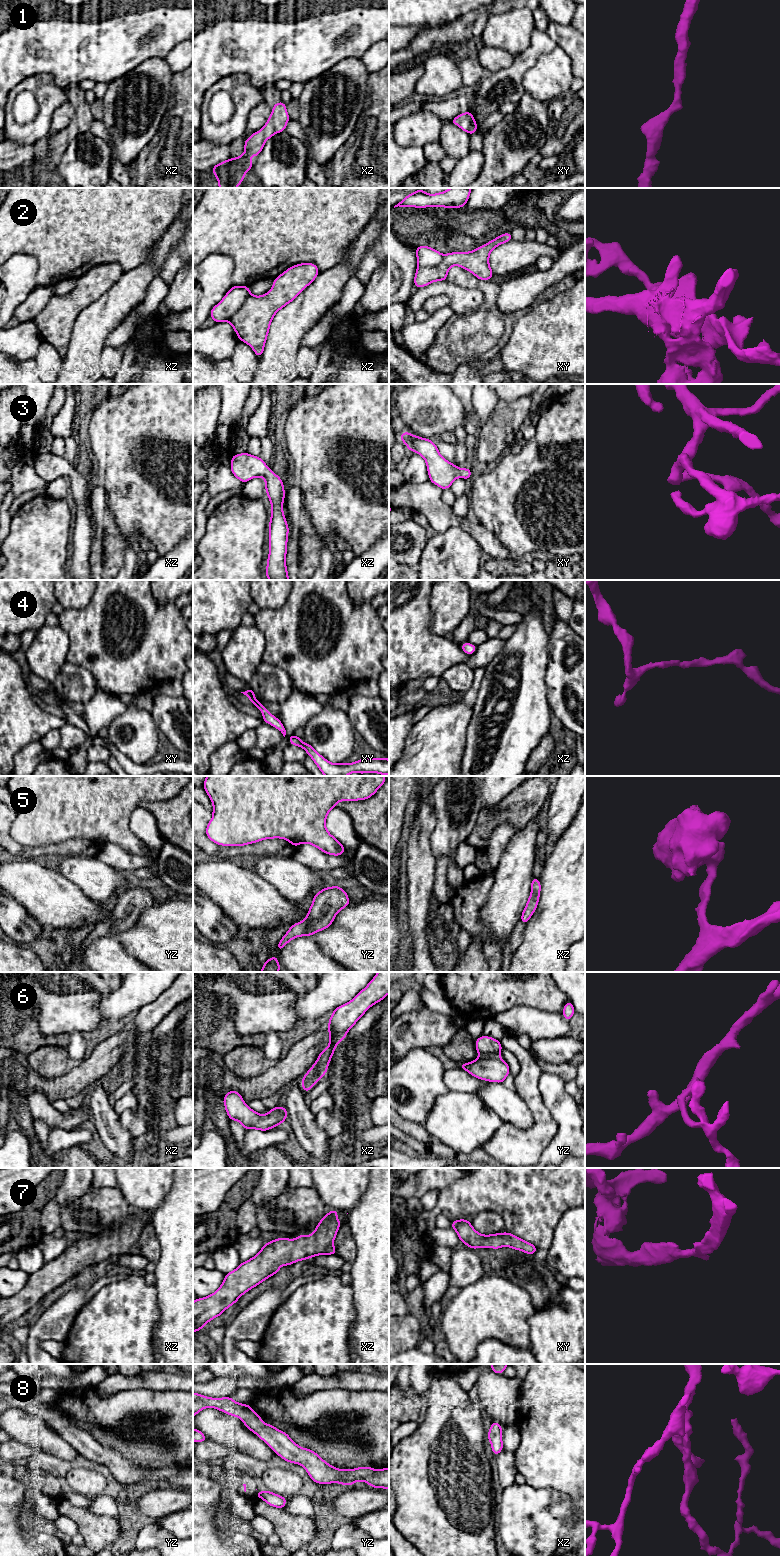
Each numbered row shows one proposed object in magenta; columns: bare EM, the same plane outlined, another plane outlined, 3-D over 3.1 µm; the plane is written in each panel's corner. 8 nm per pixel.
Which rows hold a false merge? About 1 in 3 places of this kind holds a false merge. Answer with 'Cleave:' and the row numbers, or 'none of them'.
Cleave: 2

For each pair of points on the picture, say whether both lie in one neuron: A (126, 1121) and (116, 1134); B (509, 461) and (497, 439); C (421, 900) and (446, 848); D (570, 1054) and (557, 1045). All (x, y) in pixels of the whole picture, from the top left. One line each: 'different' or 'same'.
A: different
B: different
C: different
D: same

